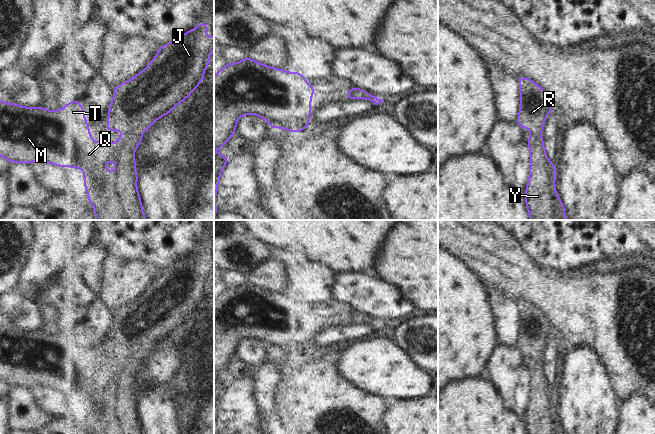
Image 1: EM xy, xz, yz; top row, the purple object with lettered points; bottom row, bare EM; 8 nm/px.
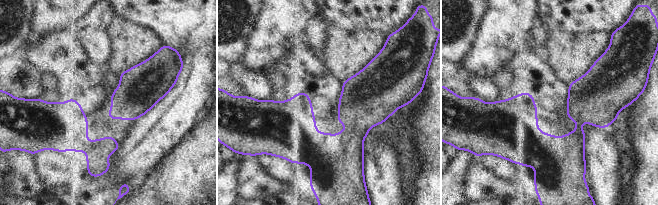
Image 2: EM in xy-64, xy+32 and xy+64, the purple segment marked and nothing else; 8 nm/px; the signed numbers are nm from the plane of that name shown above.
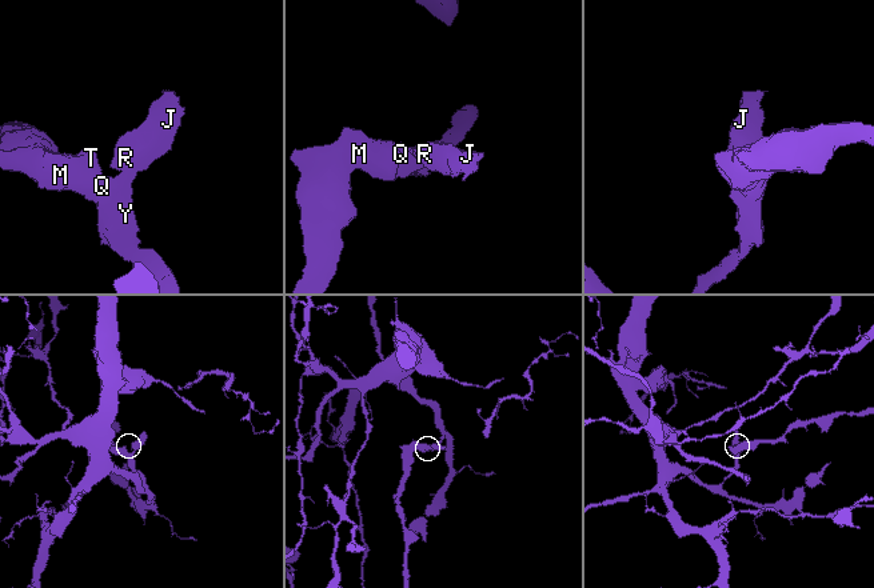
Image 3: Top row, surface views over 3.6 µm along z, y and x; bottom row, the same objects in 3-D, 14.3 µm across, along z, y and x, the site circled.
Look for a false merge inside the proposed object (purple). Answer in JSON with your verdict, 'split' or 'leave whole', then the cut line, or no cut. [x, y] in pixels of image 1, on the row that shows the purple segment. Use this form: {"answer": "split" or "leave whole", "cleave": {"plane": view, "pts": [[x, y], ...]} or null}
{"answer": "leave whole", "cleave": null}

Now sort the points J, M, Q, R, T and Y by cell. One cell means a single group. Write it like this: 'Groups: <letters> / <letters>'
Groups: J M Q R T Y.

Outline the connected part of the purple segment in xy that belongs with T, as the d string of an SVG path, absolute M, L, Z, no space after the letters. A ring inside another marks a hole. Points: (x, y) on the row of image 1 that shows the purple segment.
M198 23L198 26L178 37L167 45L161 45L154 59L143 71L132 79L113 88L114 96L109 107L107 131L122 130L124 133L116 143L93 142L84 116L80 101L70 101L63 109L49 111L43 107L26 108L15 103L4 103L0 100L0 156L9 163L32 163L39 161L51 163L59 167L75 167L84 170L84 187L88 200L95 210L96 220L146 220L141 198L138 195L137 173L135 171L135 149L142 141L144 133L156 120L171 112L177 104L184 101L201 83L209 57L214 48L214 37L206 36L208 24ZM108 161L116 162L114 172L104 168Z

